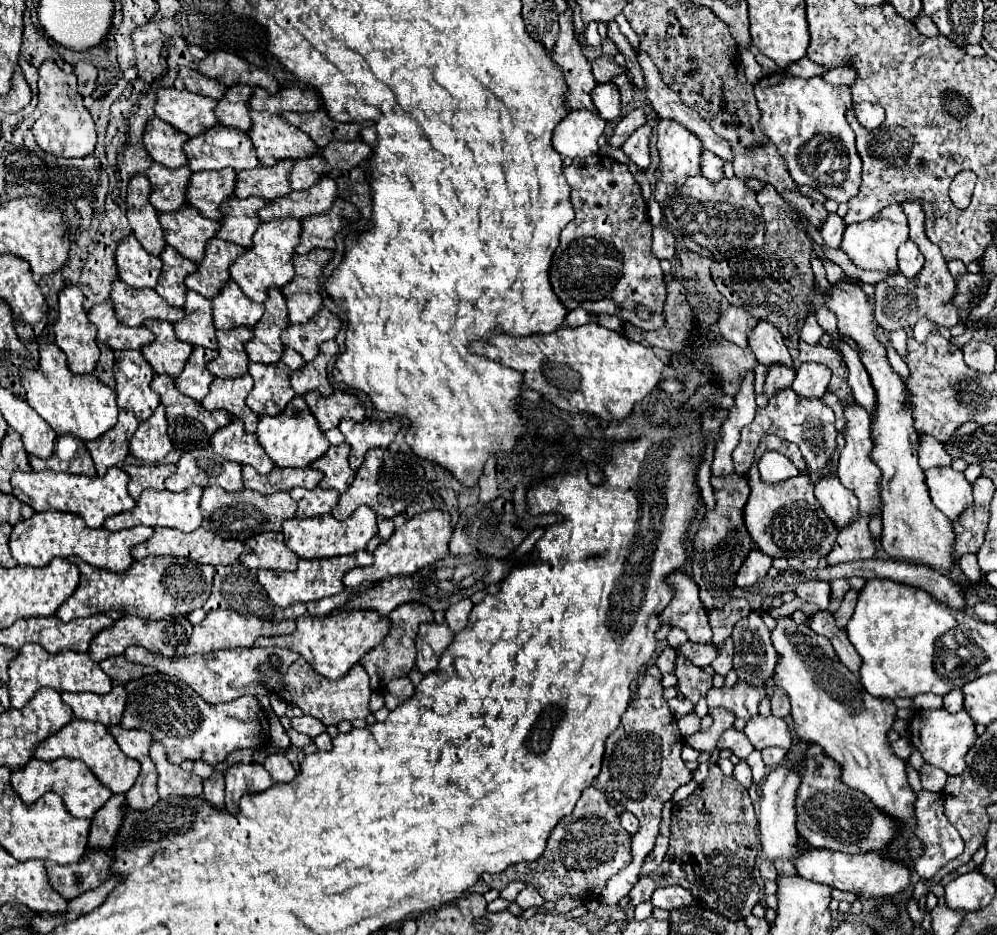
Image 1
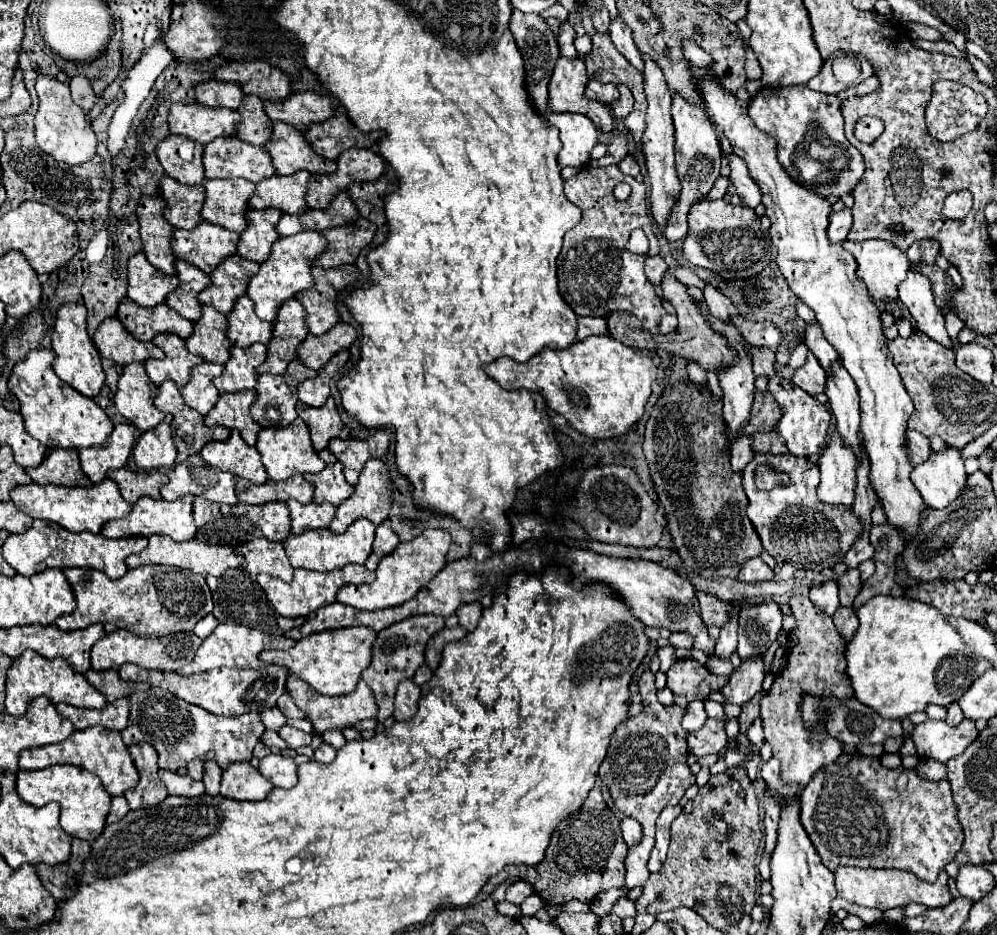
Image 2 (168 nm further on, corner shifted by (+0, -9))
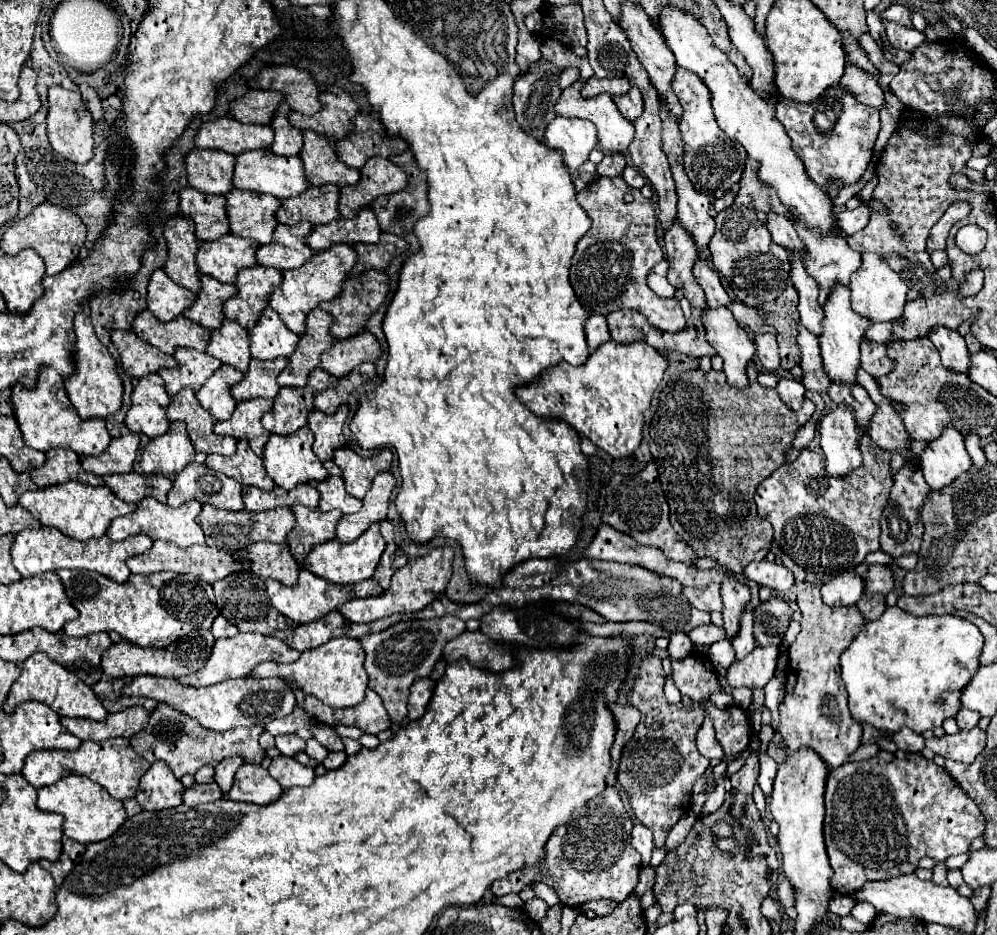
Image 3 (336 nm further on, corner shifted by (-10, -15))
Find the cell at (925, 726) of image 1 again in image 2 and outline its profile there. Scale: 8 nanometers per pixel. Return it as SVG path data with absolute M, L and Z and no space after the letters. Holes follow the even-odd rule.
M967 718L955 728L941 720L925 720L917 724L911 734L919 756L933 758L943 764L959 756L967 746L973 744L977 736L979 732L975 728L975 722Z

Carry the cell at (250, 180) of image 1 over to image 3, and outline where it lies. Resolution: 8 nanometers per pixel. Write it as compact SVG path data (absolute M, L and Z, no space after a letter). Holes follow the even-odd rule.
M325 184L321 188L311 186L303 196L295 196L291 200L283 200L283 208L279 210L279 222L283 224L299 224L303 220L313 226L327 224L339 220L339 186Z

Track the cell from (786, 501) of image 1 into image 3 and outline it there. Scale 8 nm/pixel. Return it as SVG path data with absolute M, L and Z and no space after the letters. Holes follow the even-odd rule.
M863 436L859 440L859 450L863 456L863 464L849 472L847 476L829 476L825 472L823 456L817 452L803 448L795 462L783 464L777 468L767 480L763 480L755 490L755 504L761 518L769 520L775 530L775 542L779 548L791 556L799 566L807 572L815 572L819 576L839 574L857 568L867 554L879 550L879 516L887 504L887 496L891 490L891 452L881 450L873 444L871 438Z

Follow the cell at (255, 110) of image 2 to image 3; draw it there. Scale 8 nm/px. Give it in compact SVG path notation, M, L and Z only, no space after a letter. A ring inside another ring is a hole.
M281 104L279 112L271 124L275 132L275 144L271 146L271 152L279 156L299 156L303 148L303 134L289 122L289 104Z

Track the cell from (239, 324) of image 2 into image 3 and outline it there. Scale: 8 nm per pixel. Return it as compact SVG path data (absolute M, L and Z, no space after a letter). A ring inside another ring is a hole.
M269 306L263 310L263 318L249 330L251 356L257 360L275 360L279 356L291 356L299 344L299 336L293 334L279 314Z

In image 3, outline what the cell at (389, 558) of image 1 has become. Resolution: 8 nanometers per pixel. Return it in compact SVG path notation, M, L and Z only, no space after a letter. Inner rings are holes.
M449 546L435 548L429 556L409 560L405 568L395 572L389 590L383 592L381 596L367 598L367 600L347 600L337 610L345 620L363 622L363 624L369 624L373 620L379 620L379 618L385 618L385 616L391 616L391 614L419 612L445 592L447 582L451 578L451 562L453 562L453 550Z

